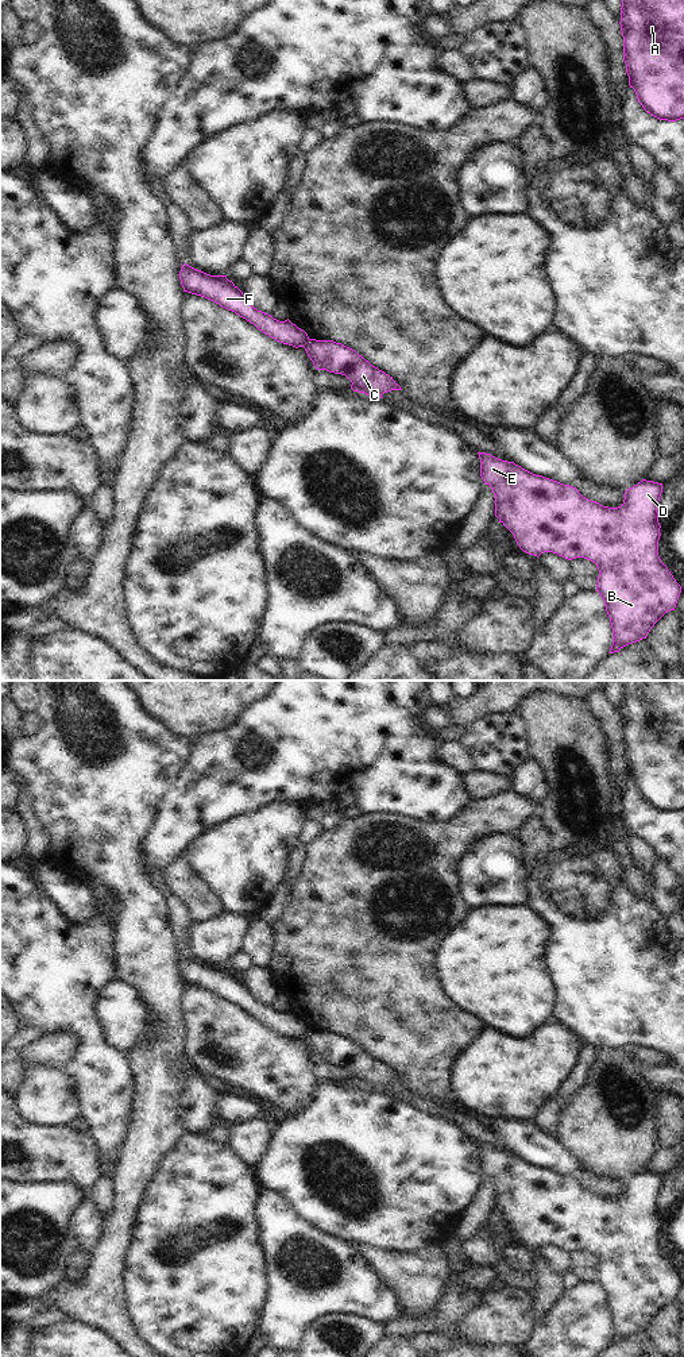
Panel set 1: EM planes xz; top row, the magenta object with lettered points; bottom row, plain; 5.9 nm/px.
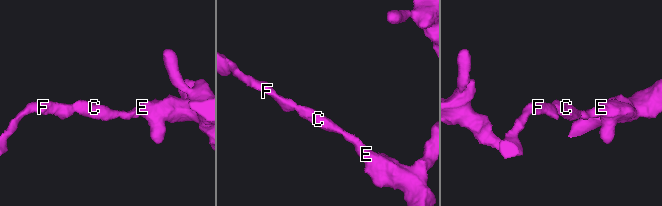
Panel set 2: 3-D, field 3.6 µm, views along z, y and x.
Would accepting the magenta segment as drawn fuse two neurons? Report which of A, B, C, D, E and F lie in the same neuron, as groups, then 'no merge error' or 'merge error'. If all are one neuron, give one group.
A B C D E / F; merge error

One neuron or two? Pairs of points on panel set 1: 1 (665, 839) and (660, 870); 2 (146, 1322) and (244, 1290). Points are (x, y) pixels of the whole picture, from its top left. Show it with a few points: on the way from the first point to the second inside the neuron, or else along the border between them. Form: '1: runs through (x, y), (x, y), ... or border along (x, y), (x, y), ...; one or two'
1: border along (656, 858), (660, 858), (669, 868); two
2: runs through (170, 1307), (178, 1299), (190, 1294), (220, 1291); one

